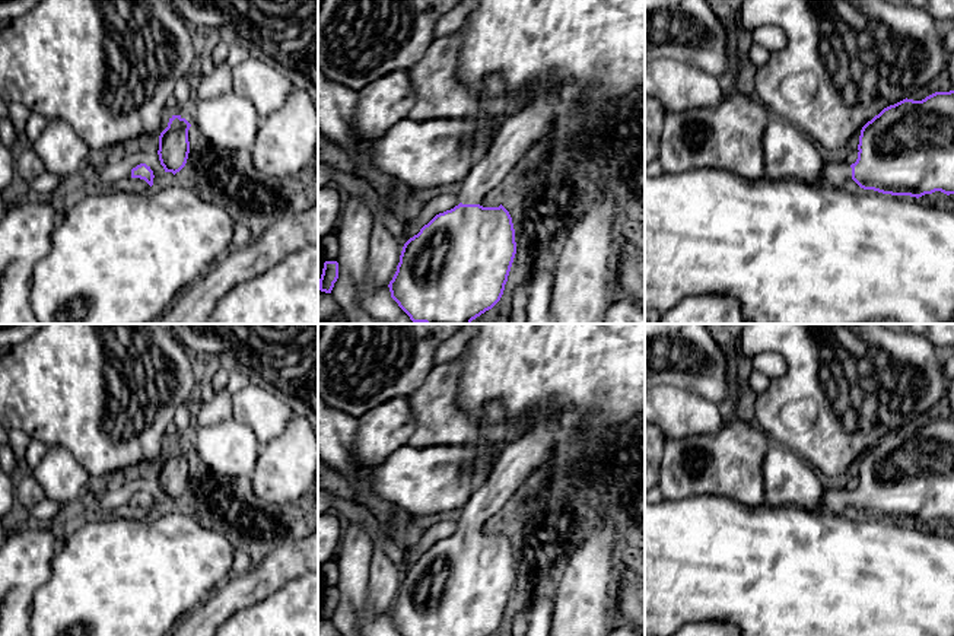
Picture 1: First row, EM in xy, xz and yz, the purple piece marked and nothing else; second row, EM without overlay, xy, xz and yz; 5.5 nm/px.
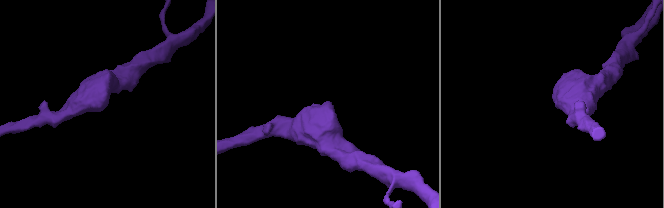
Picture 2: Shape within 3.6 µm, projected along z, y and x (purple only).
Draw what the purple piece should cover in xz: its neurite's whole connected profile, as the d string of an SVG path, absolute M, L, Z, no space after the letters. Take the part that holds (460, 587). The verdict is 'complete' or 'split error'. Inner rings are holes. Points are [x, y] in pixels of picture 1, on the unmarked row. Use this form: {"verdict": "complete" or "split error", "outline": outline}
{"verdict": "split error", "outline": "M563 411L556 420L506 443L486 483L461 508L459 531L436 541L404 570L397 598L388 611L391 624L401 636L492 636L500 627L516 581L515 556L502 531L483 534L480 530L497 516L554 449L572 439L582 420L581 411Z"}

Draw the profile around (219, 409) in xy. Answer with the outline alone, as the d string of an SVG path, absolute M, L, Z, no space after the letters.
M225 388L214 391L210 400L195 397L193 406L194 430L216 426L233 419L233 404L230 394Z

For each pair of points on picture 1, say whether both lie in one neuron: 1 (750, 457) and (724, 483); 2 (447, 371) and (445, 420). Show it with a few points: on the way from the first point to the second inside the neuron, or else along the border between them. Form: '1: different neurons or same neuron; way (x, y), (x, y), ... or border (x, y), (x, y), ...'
1: same neuron; way (744, 463), (730, 477)
2: same neuron; way (445, 382), (445, 409)

